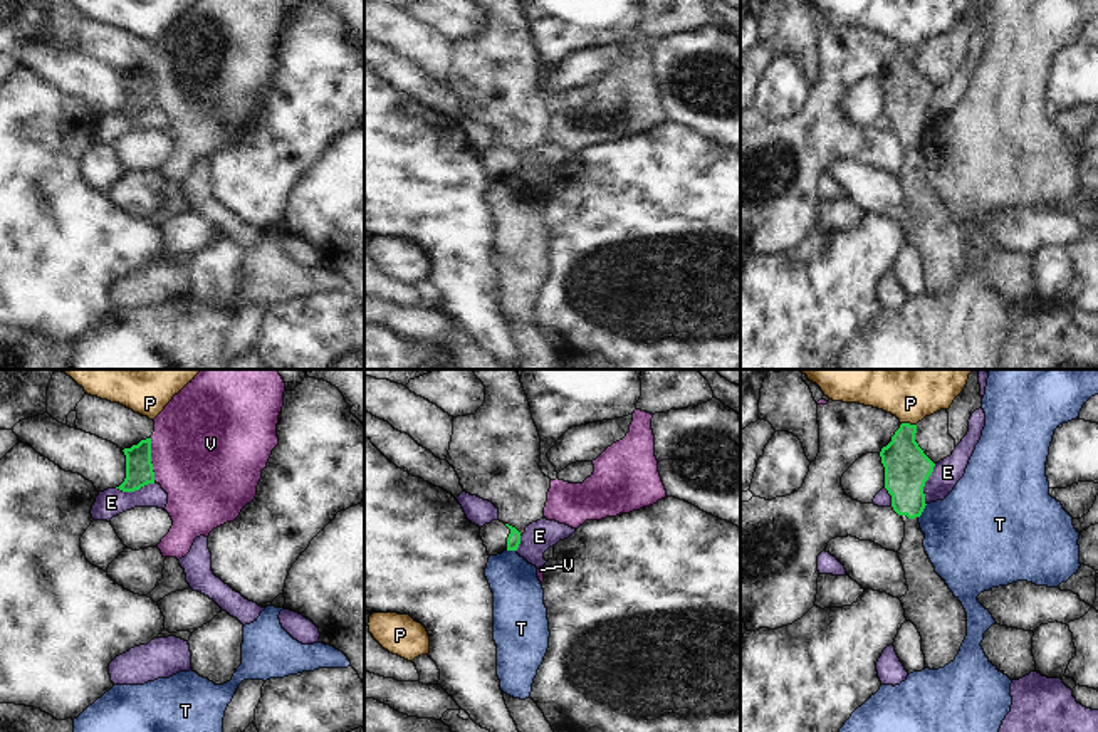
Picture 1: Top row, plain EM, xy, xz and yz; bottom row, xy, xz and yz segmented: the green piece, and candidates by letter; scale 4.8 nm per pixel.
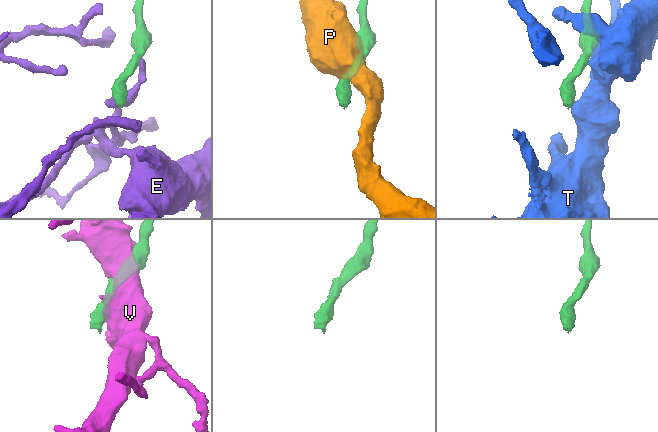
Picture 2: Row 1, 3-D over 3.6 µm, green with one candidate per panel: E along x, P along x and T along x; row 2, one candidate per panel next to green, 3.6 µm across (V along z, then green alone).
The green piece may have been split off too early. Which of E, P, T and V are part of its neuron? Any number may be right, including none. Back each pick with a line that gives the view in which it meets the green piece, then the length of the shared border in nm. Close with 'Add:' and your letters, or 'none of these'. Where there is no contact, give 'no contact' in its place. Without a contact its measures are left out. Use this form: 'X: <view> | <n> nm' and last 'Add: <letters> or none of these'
Add: none of these

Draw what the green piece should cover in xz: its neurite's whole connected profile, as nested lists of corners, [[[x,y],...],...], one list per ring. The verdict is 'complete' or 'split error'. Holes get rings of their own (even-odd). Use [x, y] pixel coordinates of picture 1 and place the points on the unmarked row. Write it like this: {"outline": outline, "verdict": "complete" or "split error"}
{"outline": [[[492,144],[490,148],[480,151],[480,161],[489,180],[497,180],[504,175],[517,175],[520,168],[520,156],[500,144]]], "verdict": "split error"}

